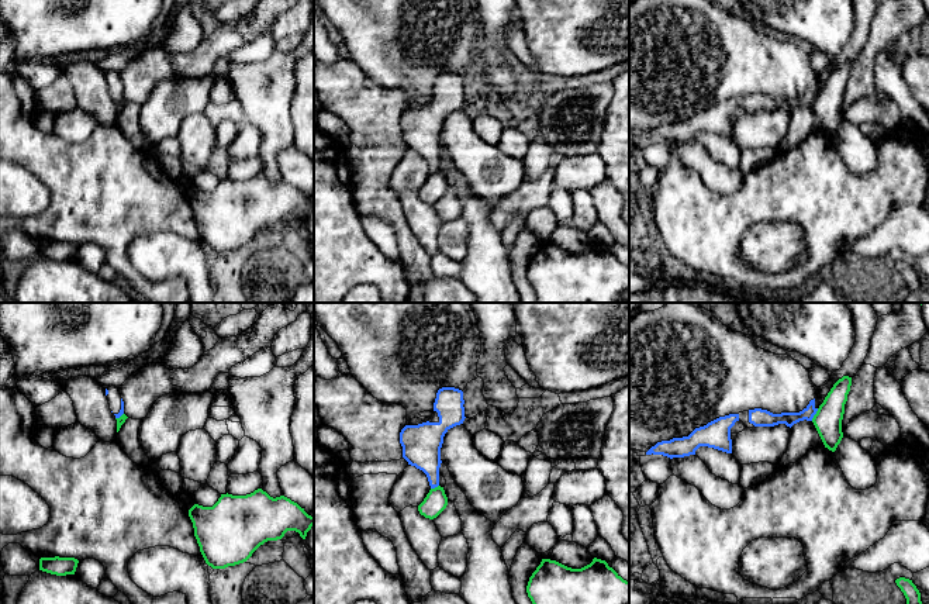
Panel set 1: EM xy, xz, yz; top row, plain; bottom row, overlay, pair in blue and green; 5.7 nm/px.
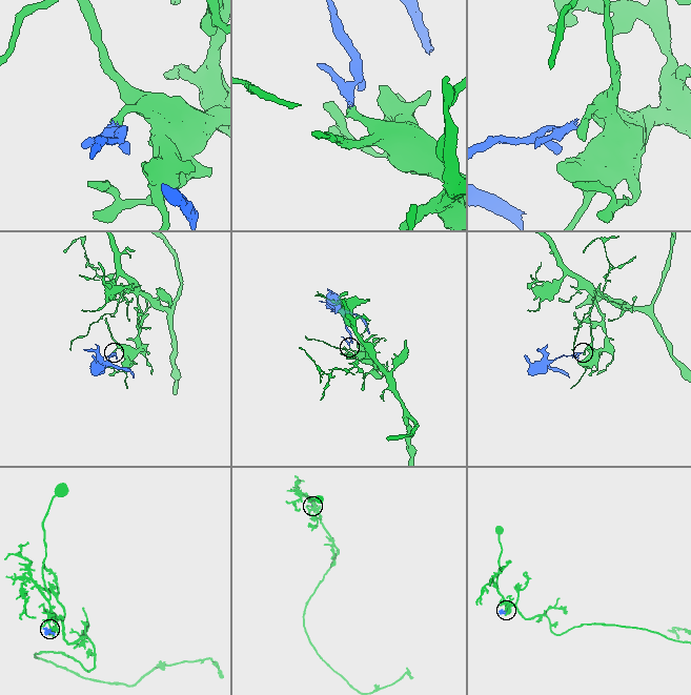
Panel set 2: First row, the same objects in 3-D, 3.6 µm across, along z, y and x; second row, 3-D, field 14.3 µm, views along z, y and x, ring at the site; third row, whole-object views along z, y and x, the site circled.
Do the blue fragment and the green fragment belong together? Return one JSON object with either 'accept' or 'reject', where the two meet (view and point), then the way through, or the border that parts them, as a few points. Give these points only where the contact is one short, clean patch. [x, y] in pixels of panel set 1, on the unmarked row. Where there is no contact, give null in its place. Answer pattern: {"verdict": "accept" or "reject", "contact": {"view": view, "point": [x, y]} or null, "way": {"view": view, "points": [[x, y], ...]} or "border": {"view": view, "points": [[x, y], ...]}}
{"verdict": "reject", "contact": {"view": "yz", "point": [815, 97]}, "border": {"view": "yz", "points": [[818, 93], [811, 104]]}}

